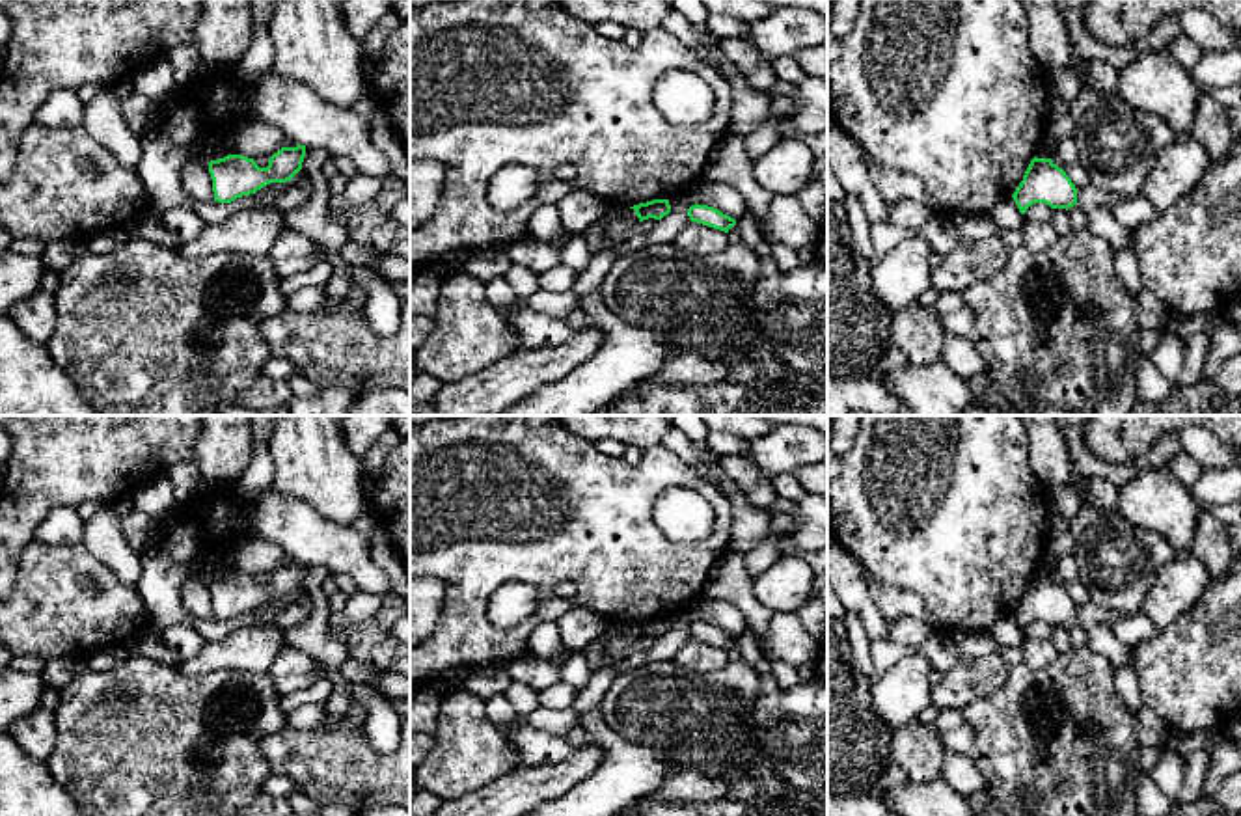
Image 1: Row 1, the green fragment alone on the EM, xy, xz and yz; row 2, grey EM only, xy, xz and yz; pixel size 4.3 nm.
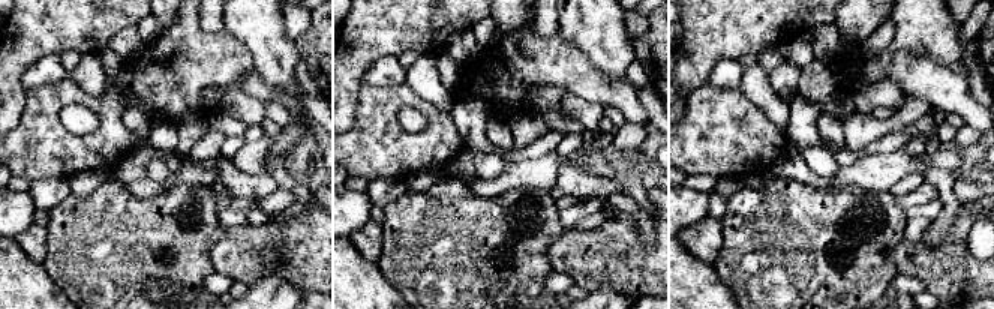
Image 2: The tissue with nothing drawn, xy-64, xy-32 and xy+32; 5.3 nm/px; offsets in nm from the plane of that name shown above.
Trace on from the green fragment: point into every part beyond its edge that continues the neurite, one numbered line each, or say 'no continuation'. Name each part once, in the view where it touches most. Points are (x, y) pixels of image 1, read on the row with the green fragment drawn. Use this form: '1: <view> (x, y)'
no continuation

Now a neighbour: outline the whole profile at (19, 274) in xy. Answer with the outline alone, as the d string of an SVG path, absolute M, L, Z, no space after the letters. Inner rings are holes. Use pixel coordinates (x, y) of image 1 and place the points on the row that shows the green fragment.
M0 250L0 315L30 298L39 289L41 276L43 263L39 257Z

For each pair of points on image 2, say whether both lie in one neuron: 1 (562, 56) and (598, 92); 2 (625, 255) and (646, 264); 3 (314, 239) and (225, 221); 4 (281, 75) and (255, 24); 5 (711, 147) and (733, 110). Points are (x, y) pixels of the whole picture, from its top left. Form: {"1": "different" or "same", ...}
{"1": "same", "2": "same", "3": "different", "4": "same", "5": "same"}

